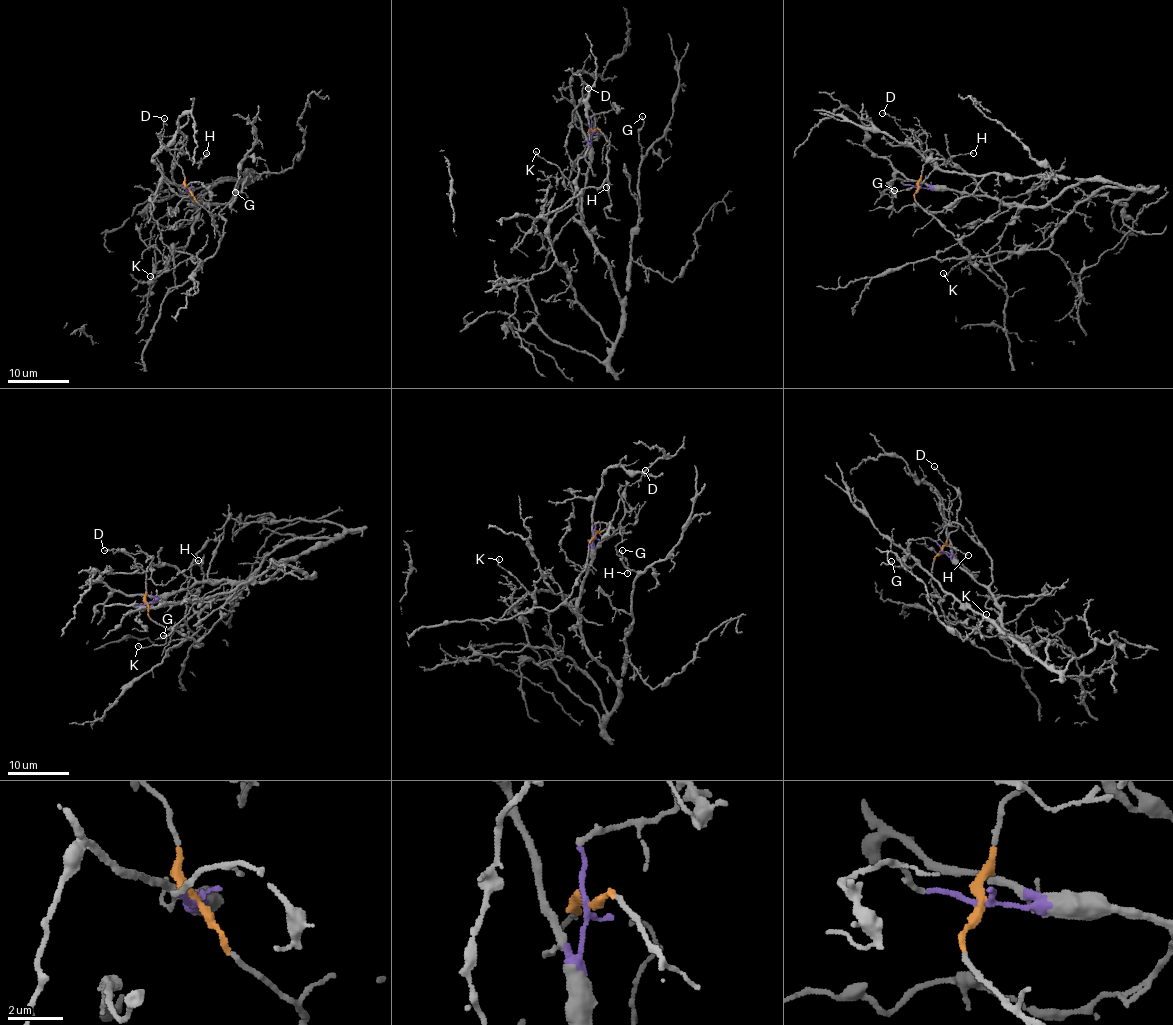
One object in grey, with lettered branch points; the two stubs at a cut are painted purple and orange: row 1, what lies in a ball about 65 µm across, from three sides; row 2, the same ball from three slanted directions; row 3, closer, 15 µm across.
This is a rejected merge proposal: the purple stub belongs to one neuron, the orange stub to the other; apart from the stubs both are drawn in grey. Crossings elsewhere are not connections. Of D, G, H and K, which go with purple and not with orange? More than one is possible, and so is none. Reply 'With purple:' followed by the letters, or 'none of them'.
With purple: G, K

